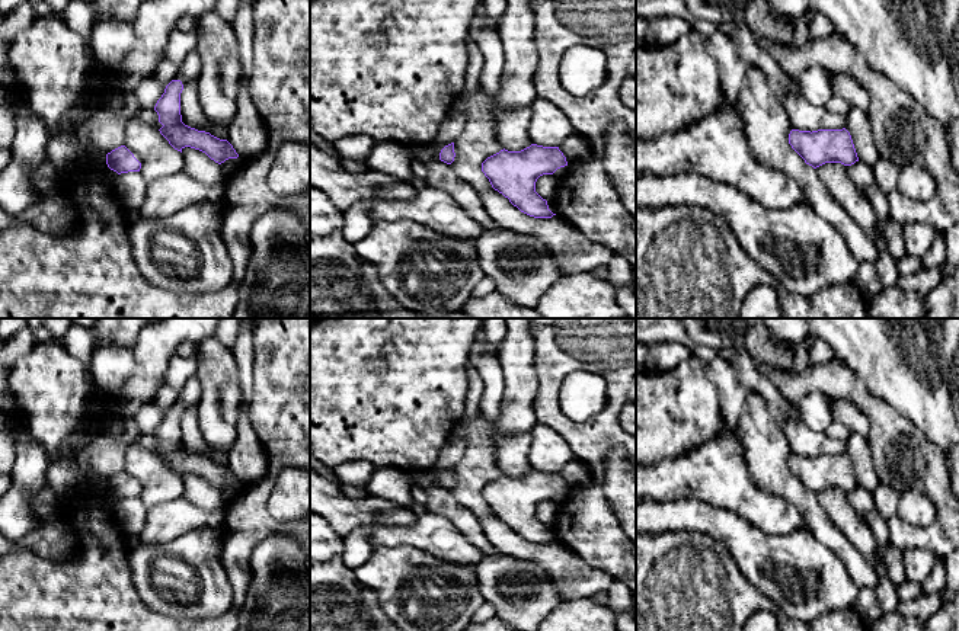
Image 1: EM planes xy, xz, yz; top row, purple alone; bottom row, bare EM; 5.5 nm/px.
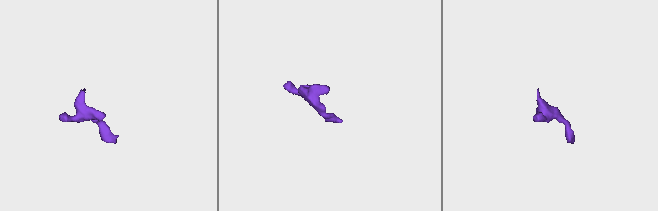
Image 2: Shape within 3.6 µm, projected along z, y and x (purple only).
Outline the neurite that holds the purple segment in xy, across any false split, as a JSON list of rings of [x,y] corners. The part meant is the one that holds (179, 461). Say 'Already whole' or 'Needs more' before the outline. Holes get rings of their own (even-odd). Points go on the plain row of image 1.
Needs more. [[[194,375],[179,390],[178,403],[166,411],[164,419],[154,432],[159,448],[163,451],[159,457],[175,475],[182,478],[185,473],[191,473],[221,490],[228,484],[239,483],[233,471],[227,465],[220,465],[210,458],[198,457],[182,448],[180,419],[188,407],[196,407],[199,398],[201,382]]]

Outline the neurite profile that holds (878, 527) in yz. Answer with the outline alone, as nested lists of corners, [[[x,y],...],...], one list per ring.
[[[869,516],[863,519],[870,532],[873,534],[873,536],[876,538],[876,541],[879,542],[879,545],[882,548],[888,548],[891,544],[889,544],[889,529],[886,521],[879,516]]]

